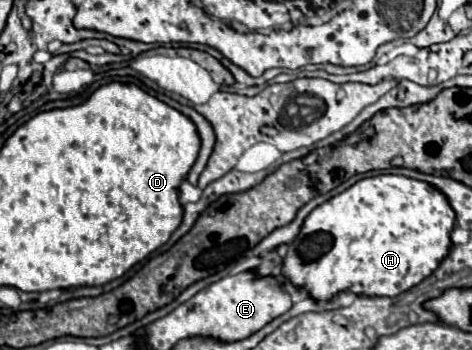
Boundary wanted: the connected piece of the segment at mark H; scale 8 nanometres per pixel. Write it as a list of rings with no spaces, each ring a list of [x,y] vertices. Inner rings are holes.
[[[401,175],[367,177],[307,215],[299,237],[287,249],[281,265],[281,279],[293,287],[305,289],[315,301],[331,301],[343,291],[371,297],[397,297],[419,285],[437,269],[451,249],[449,235],[453,225],[453,209],[449,209],[445,195],[437,193],[431,185]]]

